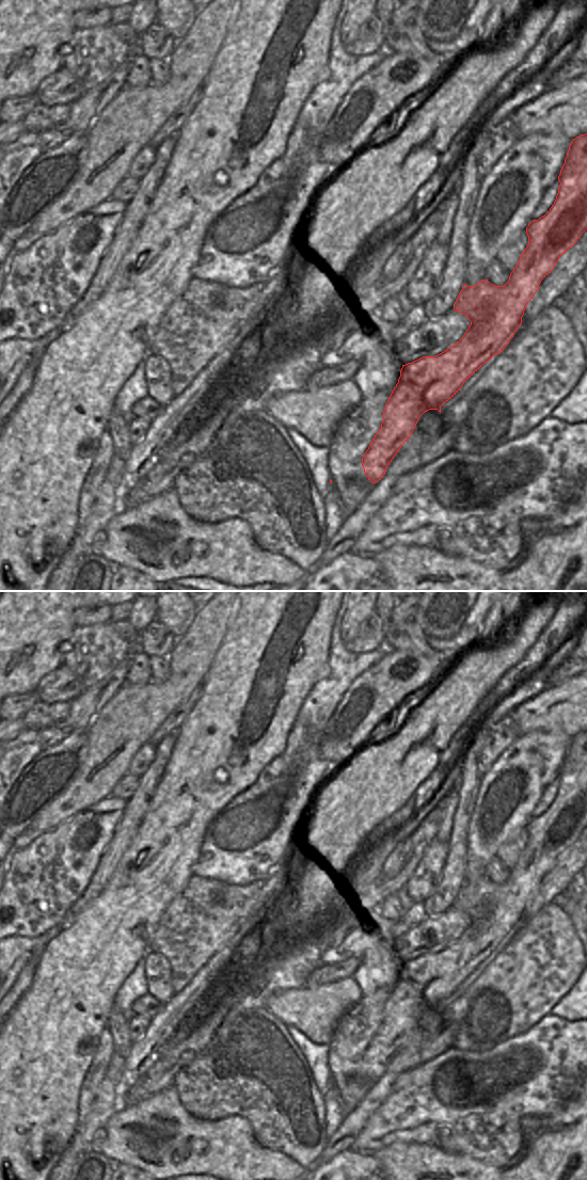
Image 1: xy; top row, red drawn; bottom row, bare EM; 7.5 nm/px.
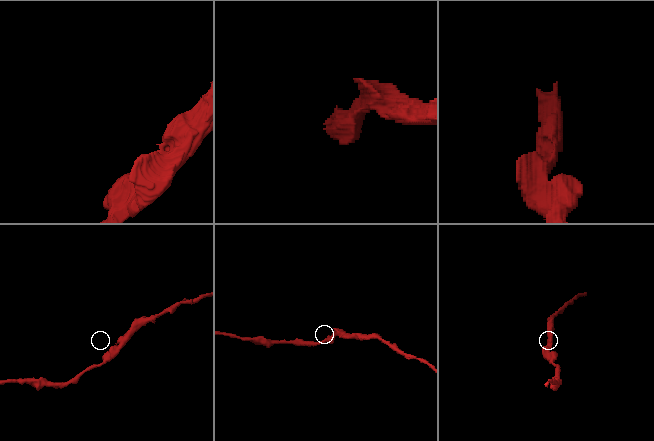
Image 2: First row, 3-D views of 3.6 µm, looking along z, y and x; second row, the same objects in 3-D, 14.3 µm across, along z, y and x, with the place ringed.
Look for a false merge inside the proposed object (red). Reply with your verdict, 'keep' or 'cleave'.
keep

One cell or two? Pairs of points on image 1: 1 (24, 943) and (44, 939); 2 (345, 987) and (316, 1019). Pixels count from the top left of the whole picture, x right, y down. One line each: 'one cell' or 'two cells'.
1: one cell
2: one cell

